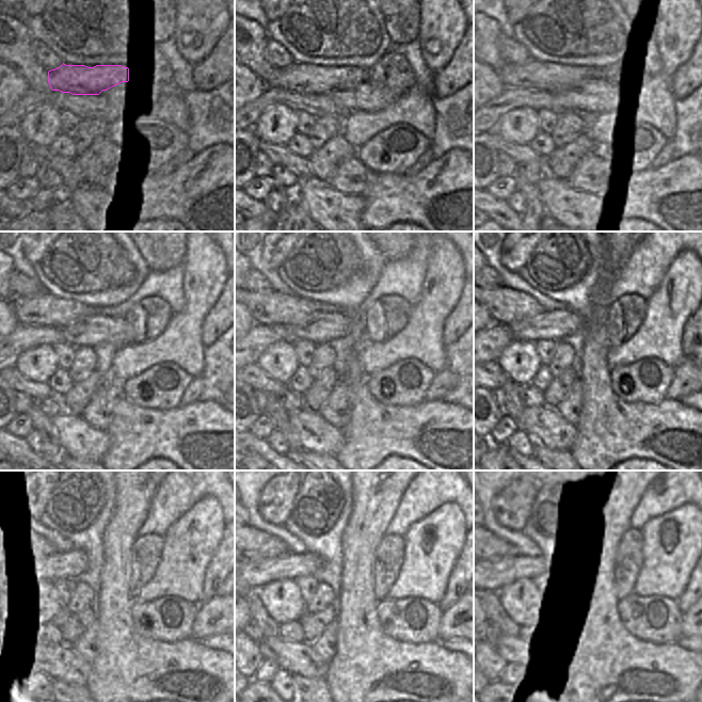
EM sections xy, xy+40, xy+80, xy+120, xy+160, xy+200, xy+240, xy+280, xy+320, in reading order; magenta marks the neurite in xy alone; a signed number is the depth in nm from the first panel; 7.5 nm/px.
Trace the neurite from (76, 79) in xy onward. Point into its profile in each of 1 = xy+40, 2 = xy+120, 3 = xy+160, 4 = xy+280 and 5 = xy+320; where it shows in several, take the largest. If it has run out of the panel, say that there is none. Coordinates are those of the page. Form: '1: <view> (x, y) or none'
1: xy+40 (301, 77)
2: xy+120 (45, 309)
3: xy+160 (270, 307)
4: xy+280 (256, 544)
5: xy+320 (495, 547)

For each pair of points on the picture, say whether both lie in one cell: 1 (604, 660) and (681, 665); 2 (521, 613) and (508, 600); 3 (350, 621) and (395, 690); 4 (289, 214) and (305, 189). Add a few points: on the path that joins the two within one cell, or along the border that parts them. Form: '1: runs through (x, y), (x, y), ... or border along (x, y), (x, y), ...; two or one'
1: runs through (623, 665), (661, 665); one
2: runs through (519, 610), (511, 603); one
3: runs through (361, 638), (367, 660), (380, 673); one
4: border along (297, 187), (300, 194); two

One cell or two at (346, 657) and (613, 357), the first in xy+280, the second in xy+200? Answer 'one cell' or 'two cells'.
two cells

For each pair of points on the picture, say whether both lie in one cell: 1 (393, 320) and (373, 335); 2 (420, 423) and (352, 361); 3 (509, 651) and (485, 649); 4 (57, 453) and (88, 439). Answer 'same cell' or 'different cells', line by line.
1: same cell
2: same cell
3: different cells
4: different cells

